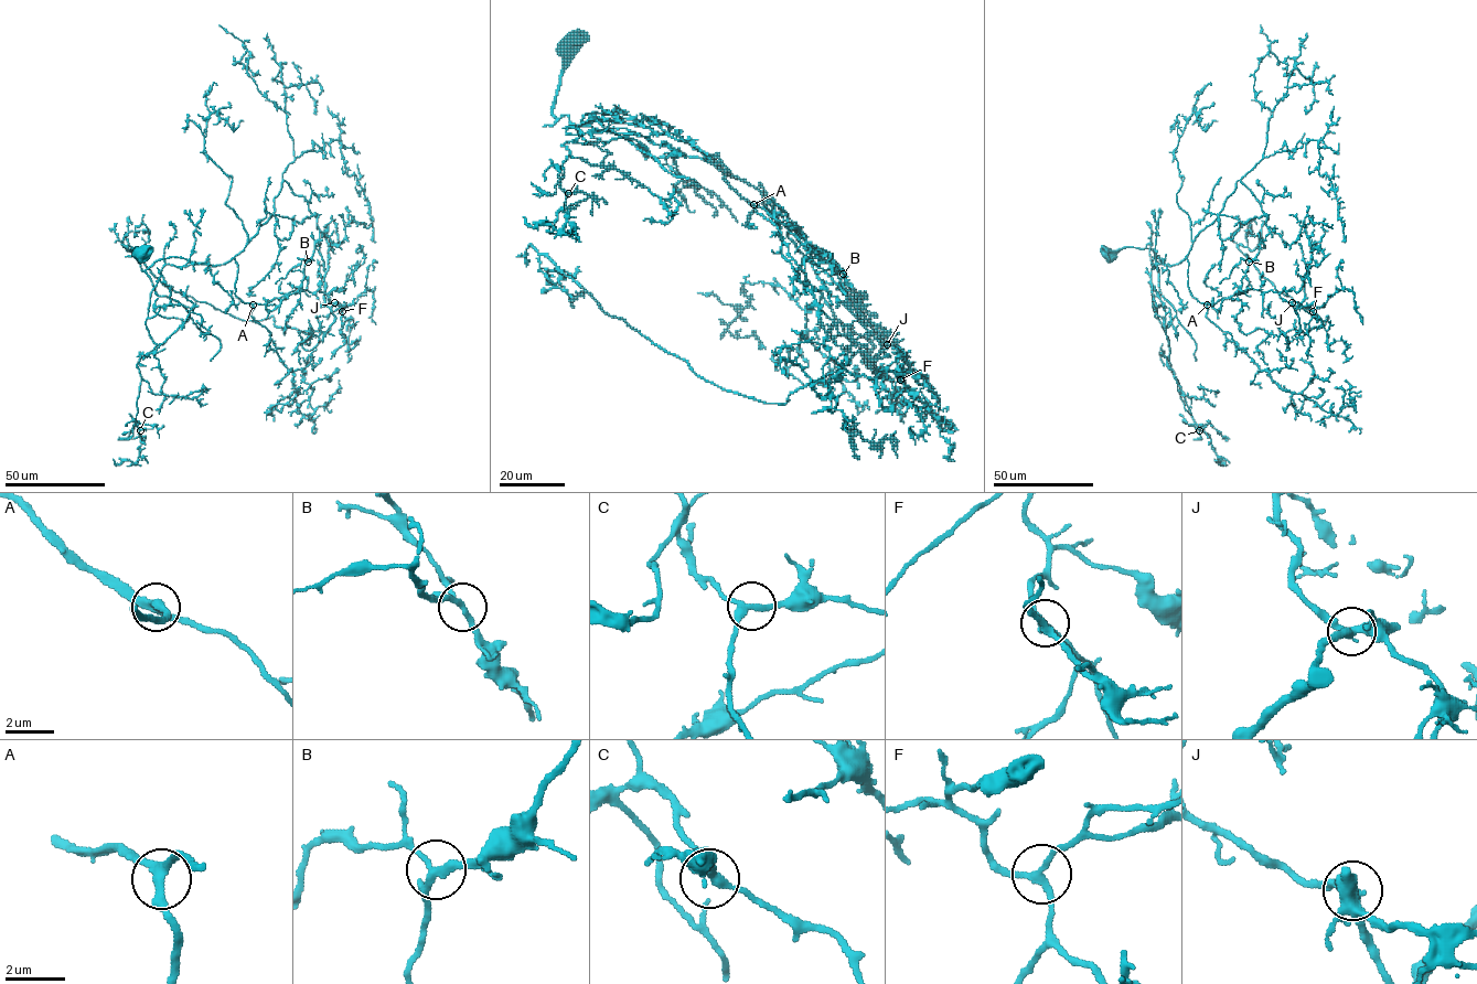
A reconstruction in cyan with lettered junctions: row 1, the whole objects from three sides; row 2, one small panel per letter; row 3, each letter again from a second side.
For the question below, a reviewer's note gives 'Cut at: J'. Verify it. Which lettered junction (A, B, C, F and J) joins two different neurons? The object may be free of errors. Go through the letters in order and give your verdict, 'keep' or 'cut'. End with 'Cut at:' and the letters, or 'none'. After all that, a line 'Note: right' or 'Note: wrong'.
A: keep
B: keep
C: keep
F: keep
J: cut
Cut at: J
Note: right

